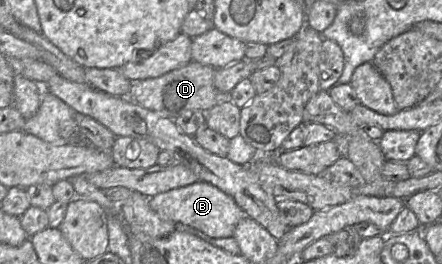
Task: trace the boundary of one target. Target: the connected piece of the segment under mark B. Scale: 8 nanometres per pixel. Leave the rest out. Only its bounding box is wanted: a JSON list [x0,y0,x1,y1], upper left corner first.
[149,181,246,238]

